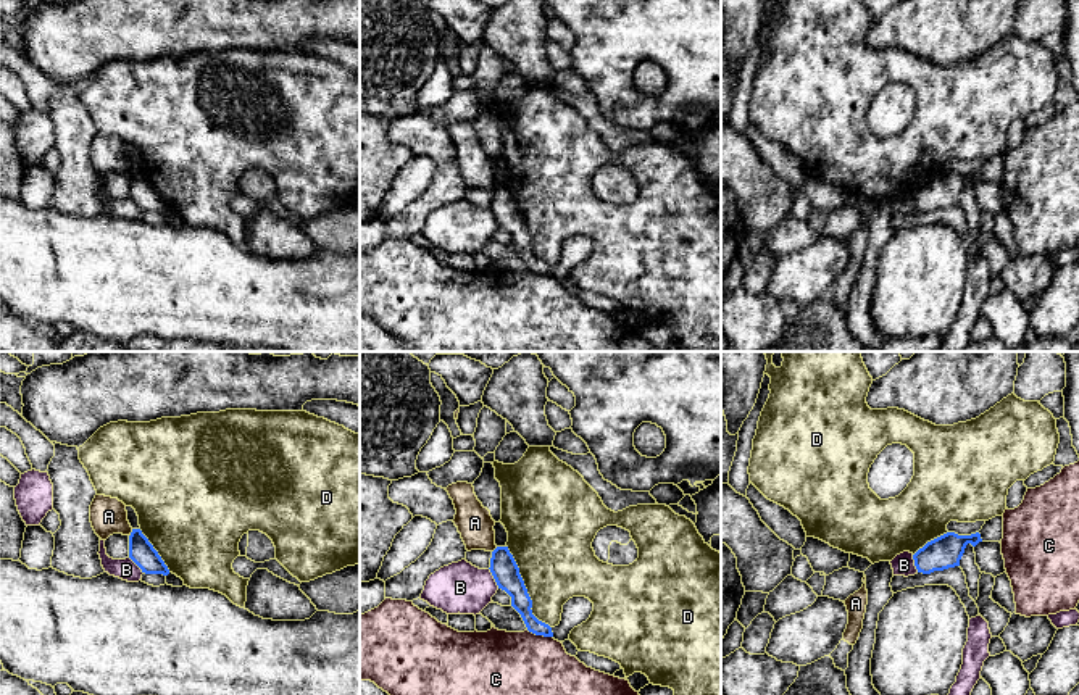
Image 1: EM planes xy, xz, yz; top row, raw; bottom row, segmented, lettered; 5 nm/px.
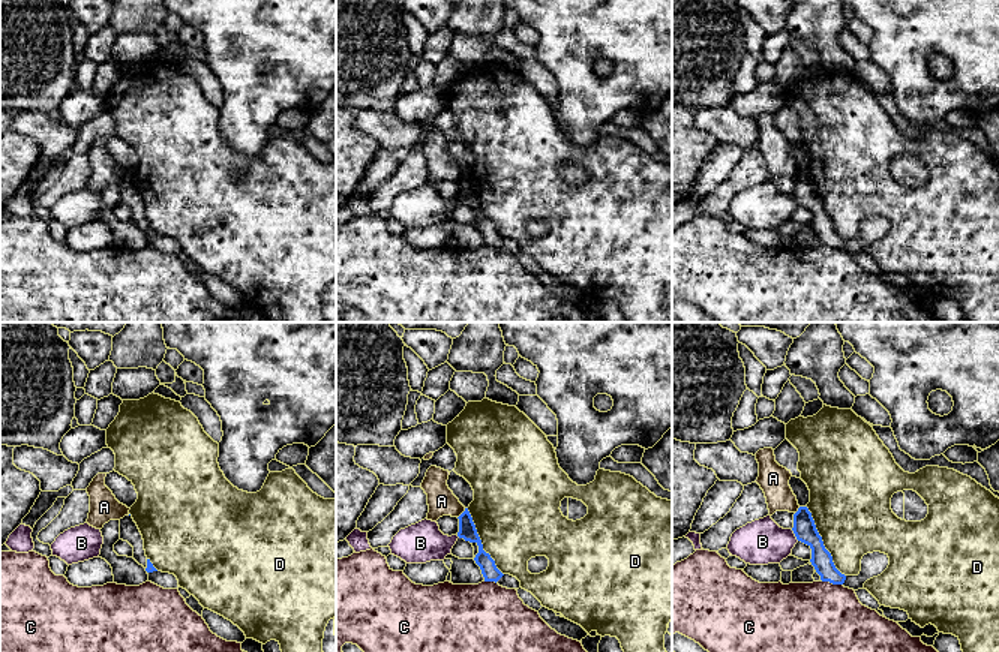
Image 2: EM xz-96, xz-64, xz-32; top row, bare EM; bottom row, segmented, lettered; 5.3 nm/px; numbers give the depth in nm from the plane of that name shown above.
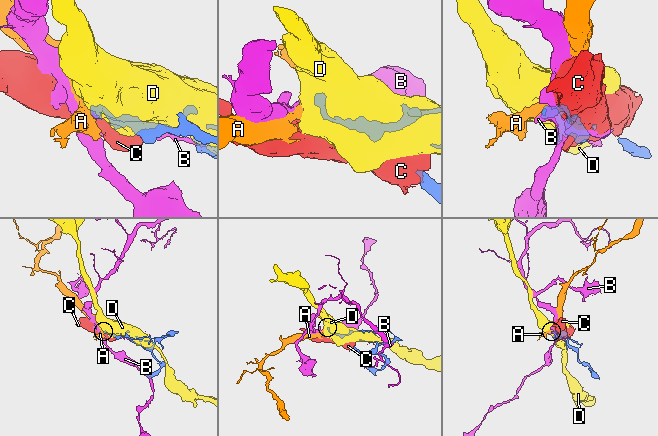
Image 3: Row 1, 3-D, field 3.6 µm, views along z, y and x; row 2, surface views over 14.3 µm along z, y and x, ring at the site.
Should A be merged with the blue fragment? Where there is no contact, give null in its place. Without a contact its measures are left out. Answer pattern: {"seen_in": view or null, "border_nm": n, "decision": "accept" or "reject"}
{"seen_in": "xy", "border_nm": 40, "decision": "reject"}

